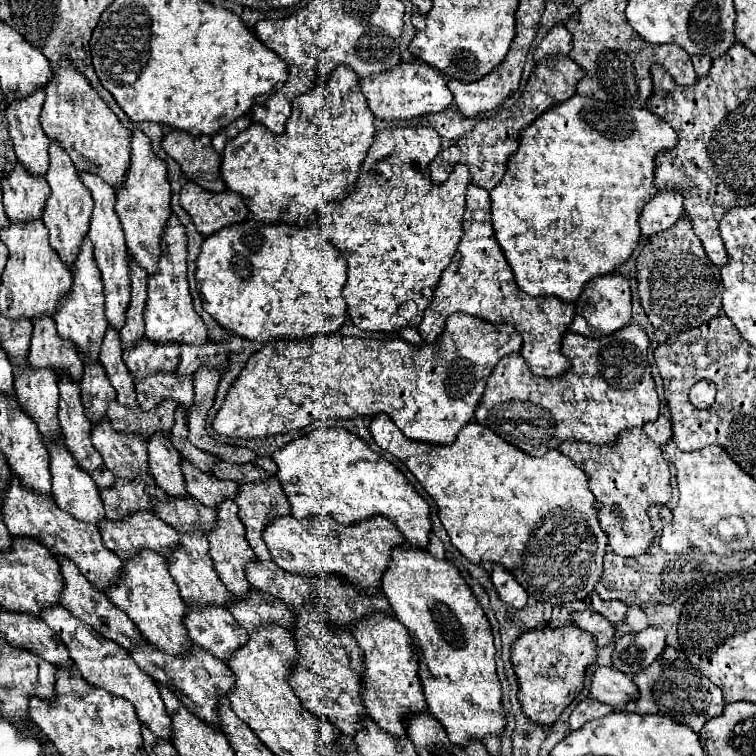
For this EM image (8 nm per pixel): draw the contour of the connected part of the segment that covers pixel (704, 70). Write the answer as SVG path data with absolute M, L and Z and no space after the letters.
M696 55L696 57L692 57L692 63L694 63L694 69L696 69L696 75L698 77L704 77L710 71L712 59L708 59L706 55Z

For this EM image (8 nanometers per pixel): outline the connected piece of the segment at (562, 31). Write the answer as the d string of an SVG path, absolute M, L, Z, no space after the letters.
M558 23L538 43L538 47L534 51L534 61L544 59L546 55L568 55L568 51L570 51L570 39L572 39L572 35L566 31L566 27Z

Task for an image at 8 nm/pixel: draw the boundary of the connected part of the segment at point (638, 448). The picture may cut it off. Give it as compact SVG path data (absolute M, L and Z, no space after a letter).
M630 427L616 437L616 445L598 447L592 443L564 441L558 449L588 475L590 489L602 503L598 519L602 531L608 535L608 547L622 557L642 555L656 535L648 509L652 505L666 505L672 495L670 469L662 447L650 441L642 427Z

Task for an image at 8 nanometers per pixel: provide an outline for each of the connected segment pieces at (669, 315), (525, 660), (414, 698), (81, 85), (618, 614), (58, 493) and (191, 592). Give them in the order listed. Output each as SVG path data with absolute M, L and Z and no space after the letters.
M686 211L680 215L676 227L652 235L652 239L646 241L636 259L636 271L642 309L650 323L668 335L698 327L716 317L722 309L724 285L720 269L708 259L708 255L704 255L704 247L692 231L692 223L688 223Z
M576 625L526 631L512 645L512 667L518 677L520 705L534 723L552 725L582 691L586 667L596 661L596 639Z
M372 615L372 619L364 619L364 623L356 623L352 627L352 635L356 637L360 649L362 649L362 661L364 661L364 671L360 677L360 699L362 705L366 707L366 713L388 733L392 735L406 735L404 727L404 717L410 713L418 711L428 711L422 685L418 679L418 649L414 649L414 641L406 627L392 615Z
M68 57L54 67L52 79L46 85L46 101L40 113L40 123L50 139L58 139L62 149L70 155L78 171L100 175L106 183L118 185L130 161L130 131L122 125L118 115L100 99L88 79L72 67Z
M596 593L588 595L588 599L584 599L584 603L586 603L592 611L604 615L604 617L606 617L608 621L612 621L614 625L624 621L624 615L626 615L626 609L628 609L624 603L620 603L620 601L604 601L604 599L600 599Z
M56 435L56 439L52 439L52 443L46 445L48 453L50 453L50 473L52 473L52 495L58 503L58 507L62 507L64 511L68 511L70 515L74 515L76 519L82 519L86 523L98 523L104 519L104 507L102 507L102 499L100 493L96 489L96 483L92 483L92 477L86 471L80 471L80 467L76 467L76 459L72 459L72 455L68 455L68 447L64 447L64 435Z
M190 529L190 531L180 531L180 543L166 553L168 561L168 571L174 579L174 583L180 589L182 599L196 601L196 603L206 603L206 605L226 605L230 601L230 593L220 581L218 573L212 567L212 559L208 555L208 539L200 529Z

